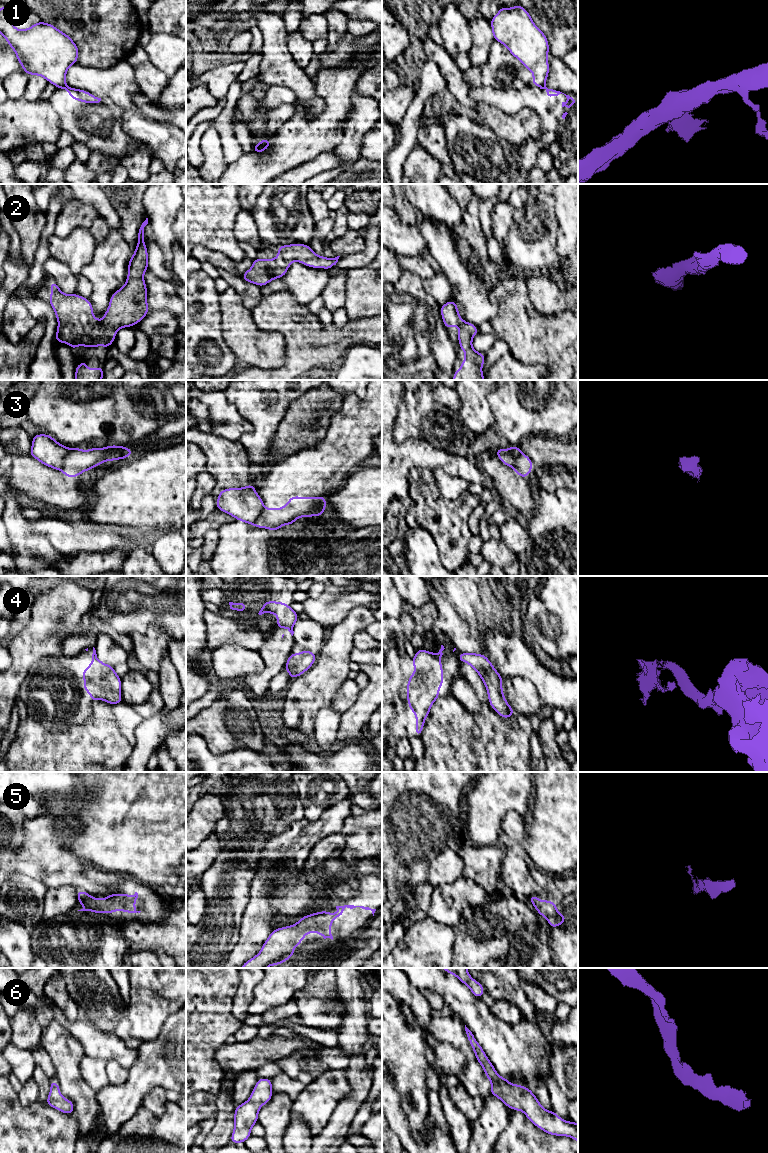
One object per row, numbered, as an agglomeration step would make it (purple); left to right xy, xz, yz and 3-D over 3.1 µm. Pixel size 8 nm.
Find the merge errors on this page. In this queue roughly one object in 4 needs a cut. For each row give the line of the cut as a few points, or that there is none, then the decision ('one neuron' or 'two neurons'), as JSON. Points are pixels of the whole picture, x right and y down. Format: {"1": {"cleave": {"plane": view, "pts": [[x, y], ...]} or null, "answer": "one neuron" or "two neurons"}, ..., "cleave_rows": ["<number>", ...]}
{"1": {"cleave": {"plane": "xy", "pts": [[65, 85], [56, 87]]}, "answer": "two neurons"}, "2": {"cleave": null, "answer": "one neuron"}, "3": {"cleave": {"plane": "xy", "pts": [[68, 449], [63, 463], [58, 469]]}, "answer": "two neurons"}, "4": {"cleave": {"plane": "yz", "pts": [[438, 652], [438, 657]]}, "answer": "two neurons"}, "5": {"cleave": null, "answer": "one neuron"}, "6": {"cleave": null, "answer": "one neuron"}, "cleave_rows": ["1", "3", "4"]}

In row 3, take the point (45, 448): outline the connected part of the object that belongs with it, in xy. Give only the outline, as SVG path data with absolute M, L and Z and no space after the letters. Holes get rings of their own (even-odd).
M36 434L32 437L30 456L50 468L59 470L68 448L58 443L52 436Z

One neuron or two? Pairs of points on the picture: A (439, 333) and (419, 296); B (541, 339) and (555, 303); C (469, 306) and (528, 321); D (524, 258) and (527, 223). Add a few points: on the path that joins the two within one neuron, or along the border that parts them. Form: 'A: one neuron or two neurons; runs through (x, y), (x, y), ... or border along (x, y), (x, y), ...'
A: one neuron; runs through (435, 323), (433, 308), (429, 304)
B: two neurons; border along (530, 302), (542, 315), (557, 315), (565, 311)
C: two neurons; border along (489, 292), (497, 309), (490, 321)
D: one neuron; runs through (529, 249), (529, 232)

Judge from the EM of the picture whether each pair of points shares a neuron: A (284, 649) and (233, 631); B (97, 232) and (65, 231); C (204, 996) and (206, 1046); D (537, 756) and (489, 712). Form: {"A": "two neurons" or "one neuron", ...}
{"A": "two neurons", "B": "two neurons", "C": "one neuron", "D": "two neurons"}

